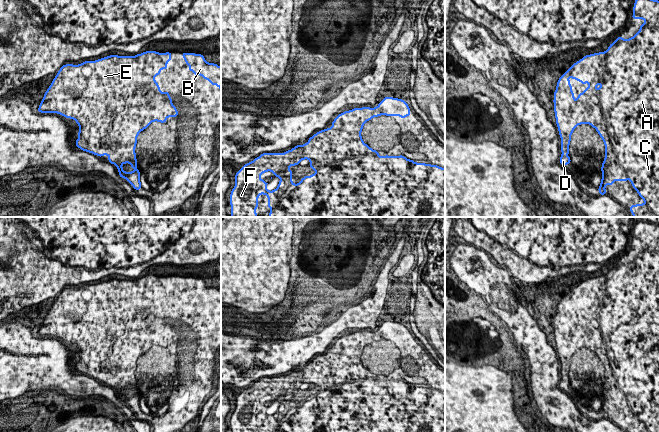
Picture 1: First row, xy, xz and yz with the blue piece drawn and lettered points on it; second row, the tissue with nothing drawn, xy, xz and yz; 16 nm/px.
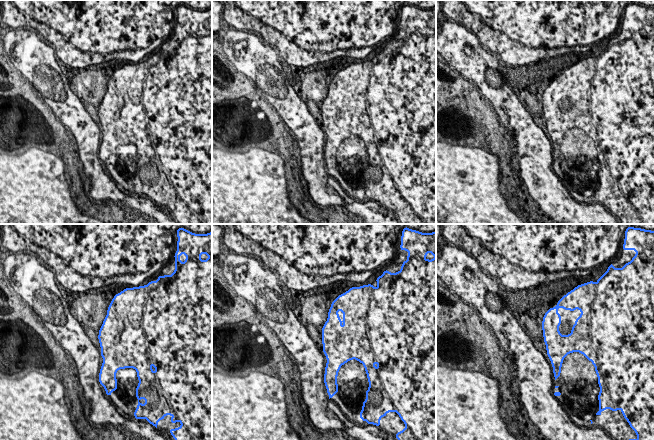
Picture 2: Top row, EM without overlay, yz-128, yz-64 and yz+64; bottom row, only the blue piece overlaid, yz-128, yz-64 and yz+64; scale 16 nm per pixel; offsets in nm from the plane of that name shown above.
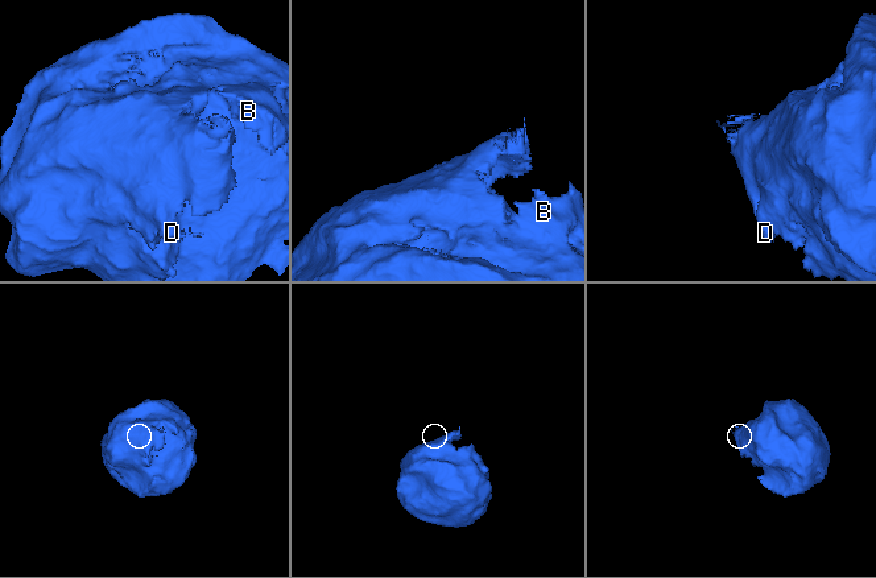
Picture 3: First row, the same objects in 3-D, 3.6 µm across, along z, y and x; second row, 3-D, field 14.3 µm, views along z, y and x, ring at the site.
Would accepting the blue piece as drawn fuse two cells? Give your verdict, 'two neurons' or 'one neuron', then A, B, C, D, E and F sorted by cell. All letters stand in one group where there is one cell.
one neuron; A B C D E F

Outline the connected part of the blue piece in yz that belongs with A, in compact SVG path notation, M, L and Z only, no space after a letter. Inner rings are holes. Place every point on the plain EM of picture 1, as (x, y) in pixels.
M637 219L633 232L632 243L644 243L645 246L640 250L640 254L630 263L623 263L619 260L610 270L606 276L595 277L586 279L578 286L574 287L558 304L556 315L554 316L554 335L556 341L556 347L558 350L559 358L561 361L561 375L560 388L568 389L571 387L569 378L569 368L571 364L571 358L577 349L583 347L590 348L594 351L605 368L605 383L602 387L601 395L603 396L601 408L599 410L600 419L606 418L605 410L613 409L615 404L631 405L632 410L638 416L639 420L645 425L644 428L631 429L630 432L659 432L659 225L650 222L643 222ZM571 301L577 305L580 305L583 309L589 307L589 311L584 313L583 317L578 319L577 324L574 324L574 317L572 316L572 309L568 302Z

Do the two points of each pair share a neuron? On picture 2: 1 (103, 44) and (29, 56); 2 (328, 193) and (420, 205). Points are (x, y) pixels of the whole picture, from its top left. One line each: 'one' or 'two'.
1: two
2: two

